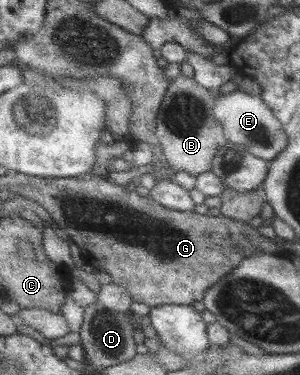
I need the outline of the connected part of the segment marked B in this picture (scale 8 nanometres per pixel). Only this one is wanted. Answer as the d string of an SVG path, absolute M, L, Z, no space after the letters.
M180 75L170 83L160 107L156 136L167 162L176 172L183 171L195 177L209 172L218 152L229 142L224 128L214 118L216 103L217 97L194 77Z

